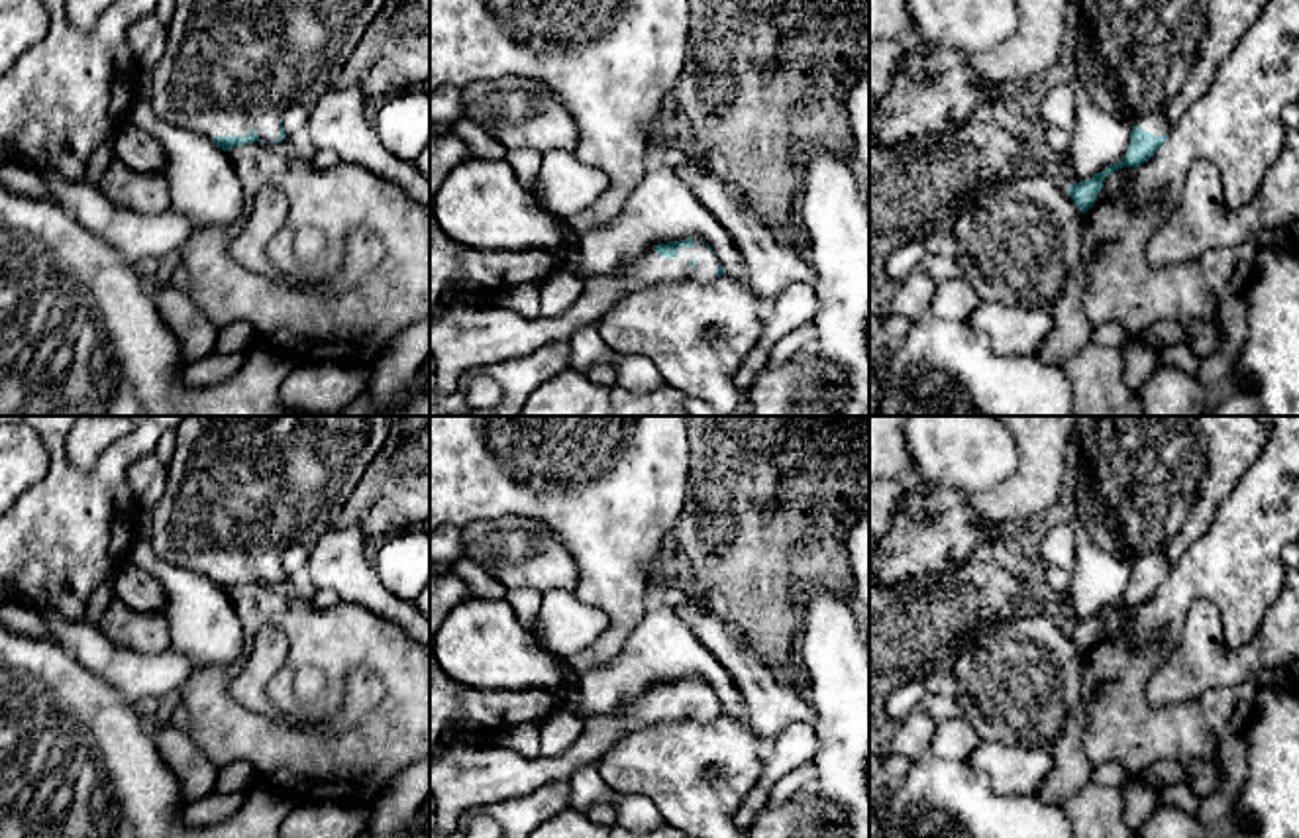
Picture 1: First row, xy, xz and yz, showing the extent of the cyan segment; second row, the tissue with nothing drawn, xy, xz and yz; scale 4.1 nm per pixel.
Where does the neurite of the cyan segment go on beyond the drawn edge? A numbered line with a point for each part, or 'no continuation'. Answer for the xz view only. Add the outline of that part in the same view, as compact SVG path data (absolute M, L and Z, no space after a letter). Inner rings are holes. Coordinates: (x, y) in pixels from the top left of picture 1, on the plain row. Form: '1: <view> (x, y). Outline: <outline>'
1: xz (462, 778). Outline: M695 679L693 687L679 685L675 697L648 689L620 712L587 716L575 744L559 756L526 758L494 744L434 750L430 795L436 799L438 828L451 832L467 809L524 797L547 783L569 781L583 765L597 767L634 728L679 718L712 720L718 703L706 681Z

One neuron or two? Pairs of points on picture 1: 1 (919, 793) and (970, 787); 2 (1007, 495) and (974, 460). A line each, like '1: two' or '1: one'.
1: one
2: two

